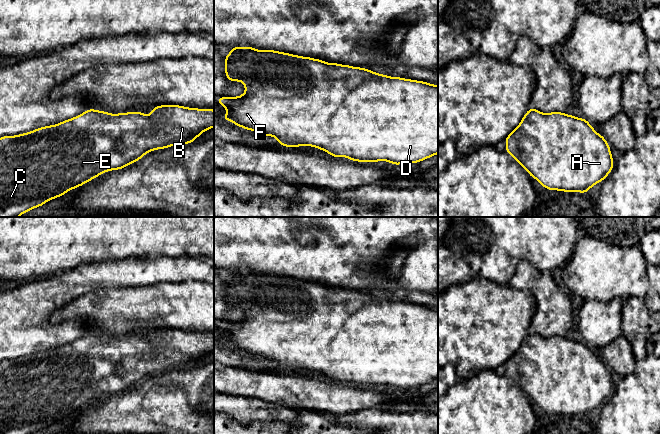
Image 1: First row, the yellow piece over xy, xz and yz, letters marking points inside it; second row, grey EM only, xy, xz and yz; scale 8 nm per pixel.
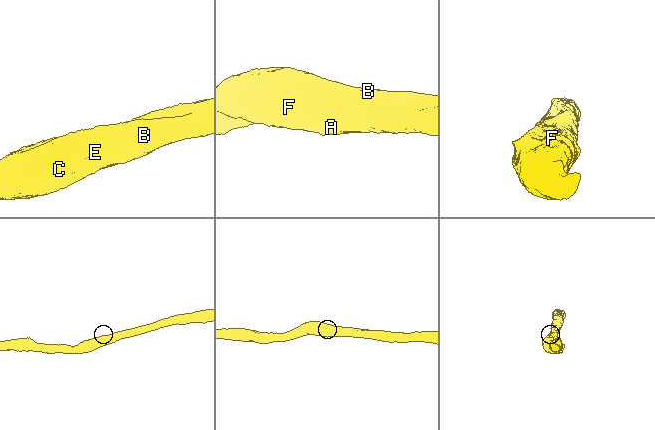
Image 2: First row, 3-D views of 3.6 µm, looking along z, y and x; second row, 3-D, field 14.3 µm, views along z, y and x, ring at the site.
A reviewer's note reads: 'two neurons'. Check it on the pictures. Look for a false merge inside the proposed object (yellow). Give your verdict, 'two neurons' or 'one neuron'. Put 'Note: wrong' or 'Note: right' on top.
Note: wrong
one neuron

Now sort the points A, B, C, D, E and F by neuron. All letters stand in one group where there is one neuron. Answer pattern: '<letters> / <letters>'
A B C D E F

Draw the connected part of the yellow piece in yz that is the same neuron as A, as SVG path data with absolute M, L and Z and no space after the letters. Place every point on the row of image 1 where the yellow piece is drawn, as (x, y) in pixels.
M530 108L520 124L506 137L505 151L548 190L564 192L586 192L603 181L614 167L610 146L605 138L598 134L584 118L577 118L561 112L542 113Z

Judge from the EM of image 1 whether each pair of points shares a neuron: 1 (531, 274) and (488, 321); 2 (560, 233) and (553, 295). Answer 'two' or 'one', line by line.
1: two
2: two

